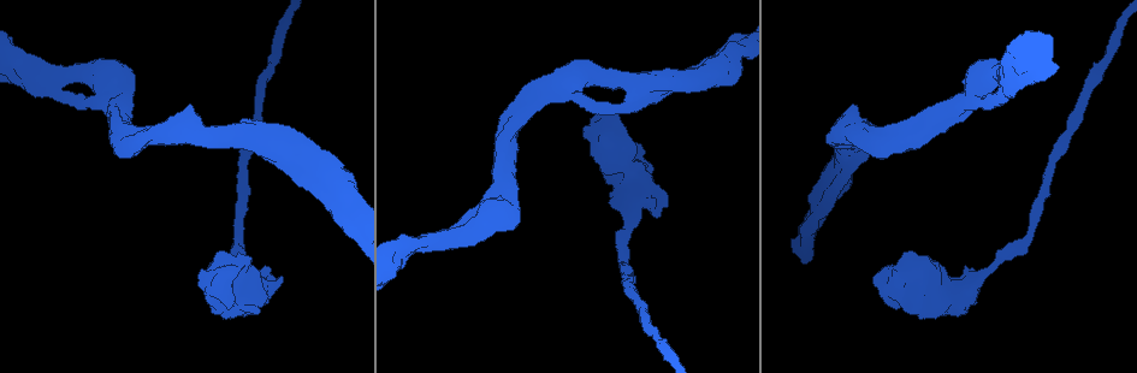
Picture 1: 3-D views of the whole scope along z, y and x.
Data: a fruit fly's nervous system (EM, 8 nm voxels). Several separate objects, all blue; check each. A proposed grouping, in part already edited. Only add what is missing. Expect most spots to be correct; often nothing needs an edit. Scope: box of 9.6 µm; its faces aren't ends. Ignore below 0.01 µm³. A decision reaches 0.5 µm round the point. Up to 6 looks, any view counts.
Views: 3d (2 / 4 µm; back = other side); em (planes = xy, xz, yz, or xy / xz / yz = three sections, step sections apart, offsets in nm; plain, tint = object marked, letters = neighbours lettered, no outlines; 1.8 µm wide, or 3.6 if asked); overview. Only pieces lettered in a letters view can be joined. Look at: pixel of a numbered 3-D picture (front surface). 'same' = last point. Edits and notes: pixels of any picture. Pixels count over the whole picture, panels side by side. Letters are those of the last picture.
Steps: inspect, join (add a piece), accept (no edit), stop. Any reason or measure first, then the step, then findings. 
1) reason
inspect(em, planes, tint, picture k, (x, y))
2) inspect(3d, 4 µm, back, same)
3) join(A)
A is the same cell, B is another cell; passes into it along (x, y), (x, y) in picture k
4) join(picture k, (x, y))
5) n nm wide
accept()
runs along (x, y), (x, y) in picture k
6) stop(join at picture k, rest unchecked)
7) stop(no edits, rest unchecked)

thick end
inspect(em, 3.6 µm, planes, plain, picture 1, (579, 89))

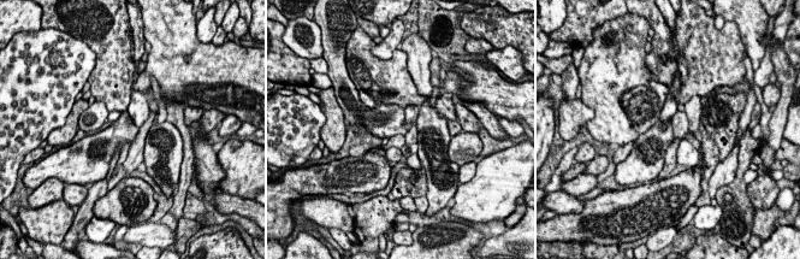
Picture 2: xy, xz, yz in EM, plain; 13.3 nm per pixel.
inspect(em, 3.6 µm, planes, letters, same)

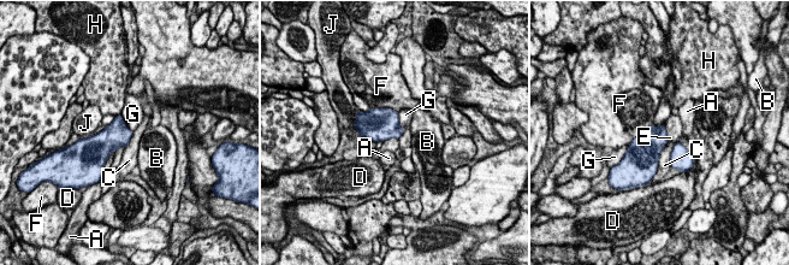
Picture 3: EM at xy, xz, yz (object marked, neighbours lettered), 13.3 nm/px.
320 nm wide
accept()
A, B, C, D, E, F, G, H and J are other cells; none of them fits

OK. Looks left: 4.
sharp bend
inspect(em, planes, letters, picture 1, (100, 91))

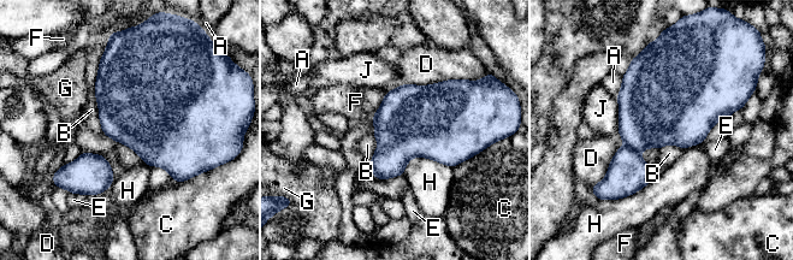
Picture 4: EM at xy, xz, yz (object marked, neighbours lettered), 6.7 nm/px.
accept()
A, B, C, D, E, F, G, H and J are other cells; border along (100, 57), (94, 95), (104, 133) in picture 4; no lettered piece goes on from it

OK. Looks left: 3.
stops while still wide
inspect(3d, 2 µm, picture 1, (23, 88))

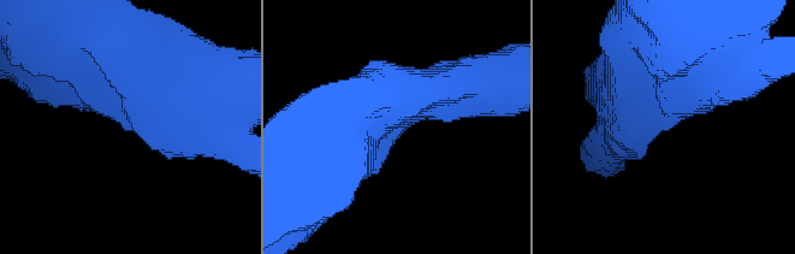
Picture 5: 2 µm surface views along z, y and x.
inspect(em, planes, letters, picture 5, (670, 124))

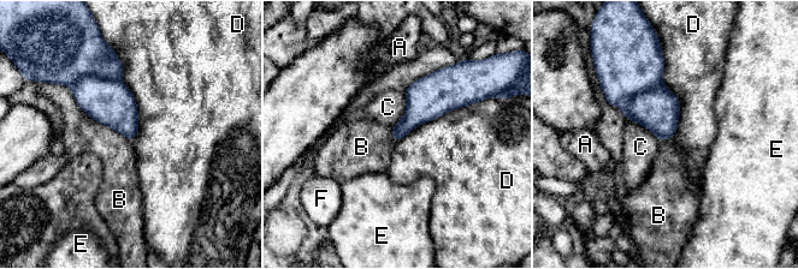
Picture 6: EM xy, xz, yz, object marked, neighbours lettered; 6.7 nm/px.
accept()
A, B, C, D, E and F are other cells; border along (61, 84), (84, 112), (129, 141) in picture 6; none of them fits

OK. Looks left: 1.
stop(no edits, rest unchecked)

